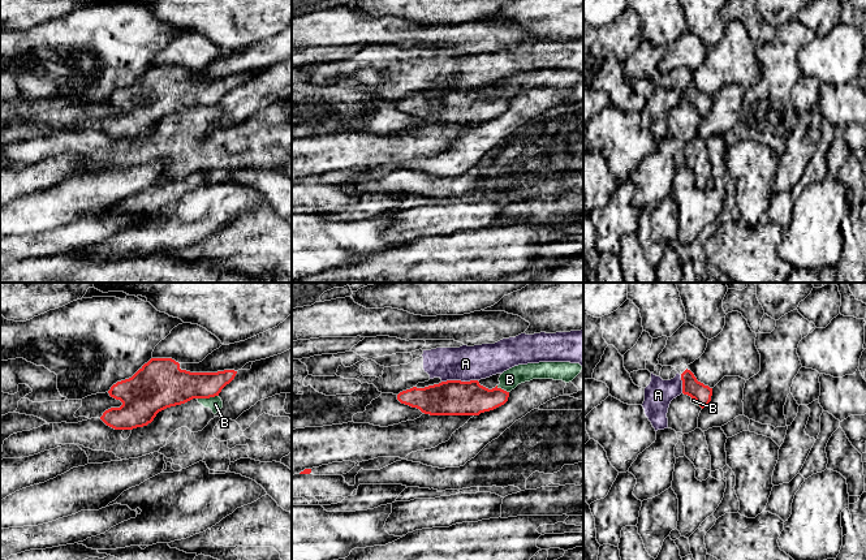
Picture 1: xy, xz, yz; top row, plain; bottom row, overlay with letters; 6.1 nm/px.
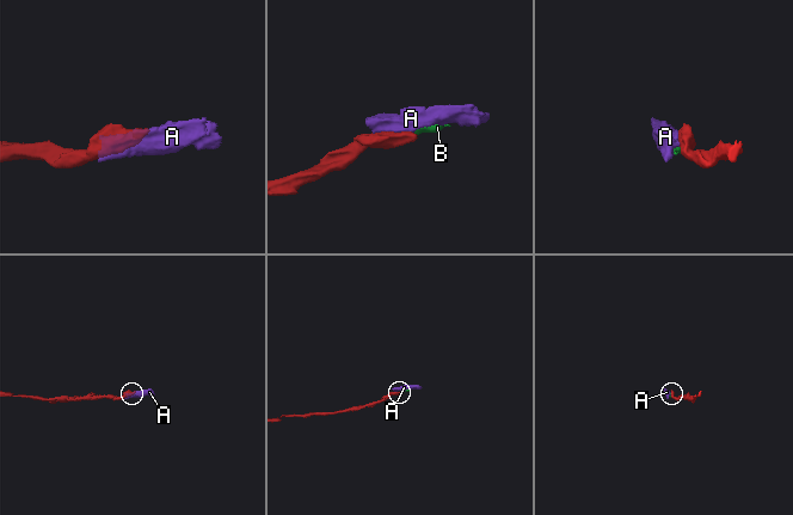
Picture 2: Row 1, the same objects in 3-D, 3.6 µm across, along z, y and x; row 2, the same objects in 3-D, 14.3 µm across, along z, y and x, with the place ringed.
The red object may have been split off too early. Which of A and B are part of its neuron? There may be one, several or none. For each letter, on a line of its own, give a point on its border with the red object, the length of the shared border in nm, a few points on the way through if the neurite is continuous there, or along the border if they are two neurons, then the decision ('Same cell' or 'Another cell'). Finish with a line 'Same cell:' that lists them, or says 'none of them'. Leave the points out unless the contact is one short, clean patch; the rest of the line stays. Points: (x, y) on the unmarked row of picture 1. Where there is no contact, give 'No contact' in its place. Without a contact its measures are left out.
A: Touches red at xz (459, 89). Shared border 220 nm. Boundary: xz (477, 87), (442, 90). Another cell
B: Touches red at xy (207, 106). Shared border 140 nm. Boundary: xy (218, 103), (197, 107). Another cell
Same cell: none of them

